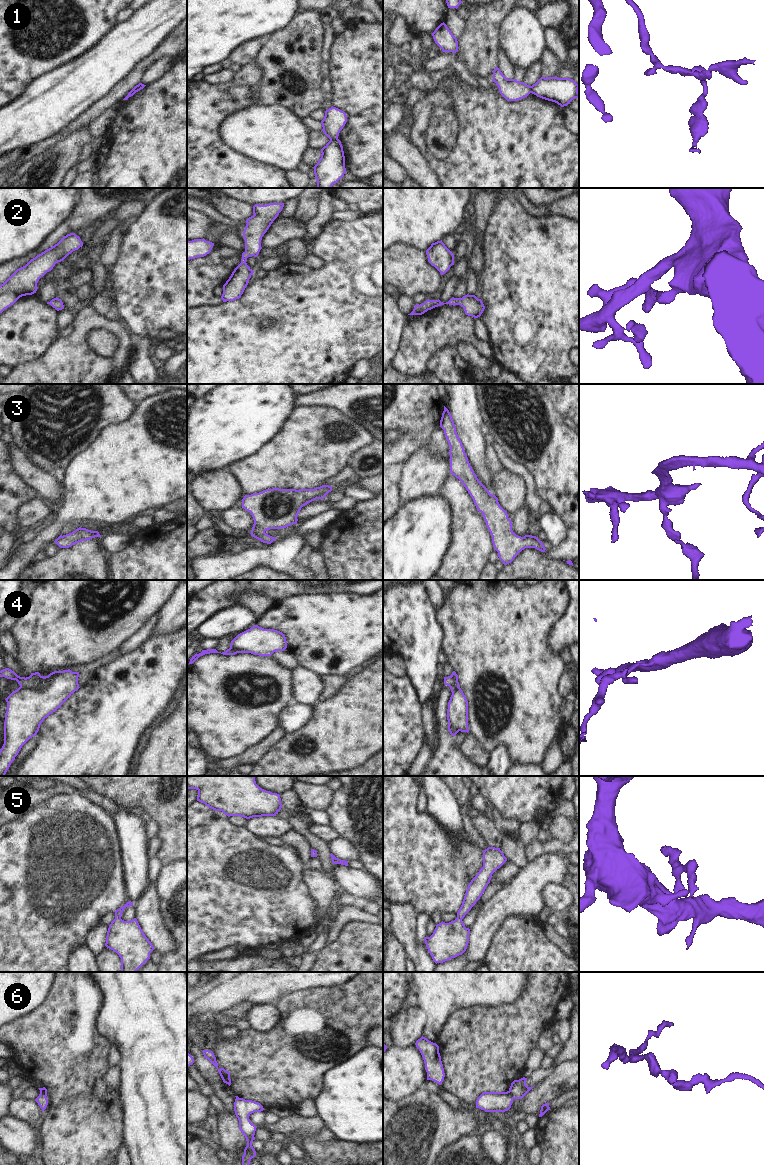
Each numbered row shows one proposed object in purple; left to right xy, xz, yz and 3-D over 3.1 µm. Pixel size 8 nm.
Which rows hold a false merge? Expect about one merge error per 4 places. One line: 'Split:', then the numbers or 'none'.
Split: 1, 4, 6

